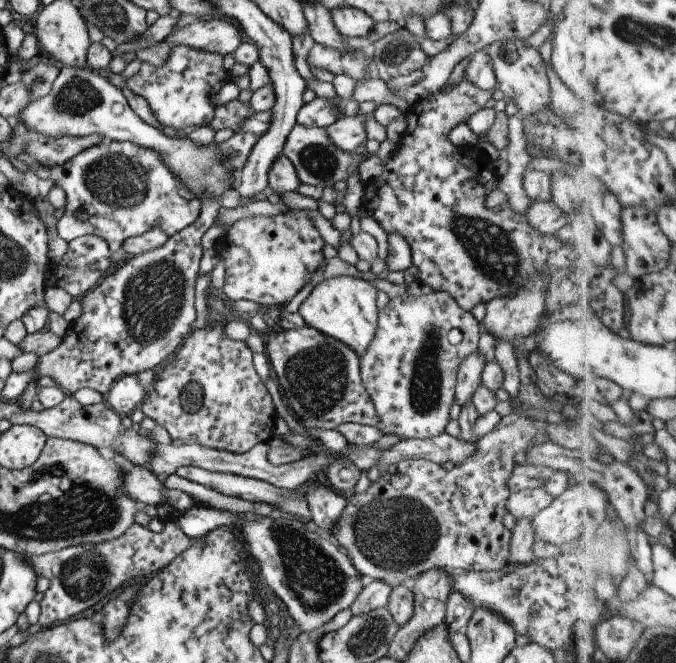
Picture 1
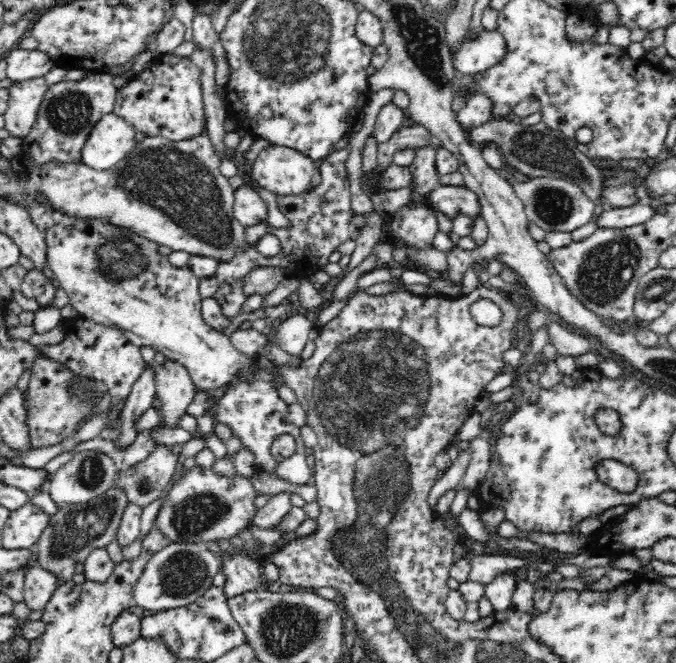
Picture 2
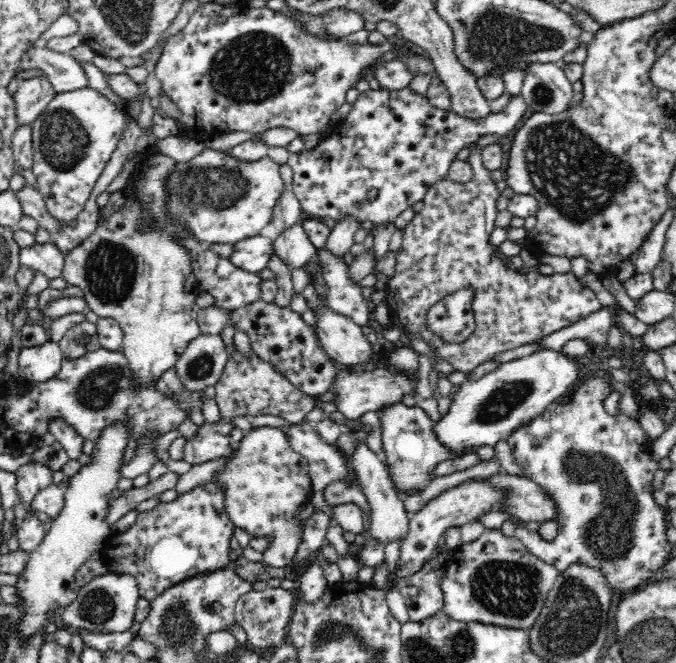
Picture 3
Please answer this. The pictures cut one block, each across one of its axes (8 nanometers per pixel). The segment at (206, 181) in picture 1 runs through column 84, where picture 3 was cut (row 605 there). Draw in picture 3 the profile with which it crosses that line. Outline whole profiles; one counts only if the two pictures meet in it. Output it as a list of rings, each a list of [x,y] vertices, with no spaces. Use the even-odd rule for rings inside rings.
[[[108,572],[104,576],[97,576],[88,585],[80,588],[76,600],[64,607],[62,619],[68,626],[92,632],[128,631],[135,621],[136,605],[139,598],[139,587],[134,576]]]

